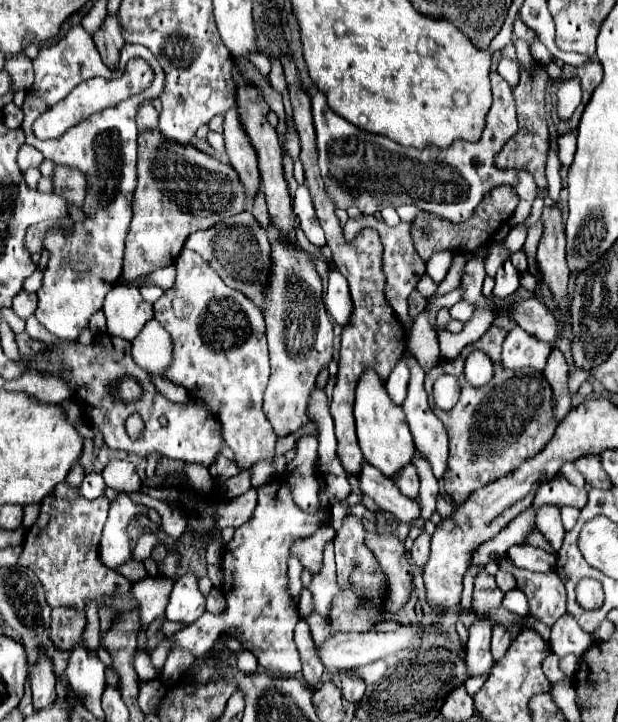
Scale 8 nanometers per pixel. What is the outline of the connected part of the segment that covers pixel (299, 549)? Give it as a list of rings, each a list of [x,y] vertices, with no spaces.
[[[322,525],[314,535],[296,541],[294,549],[290,553],[298,553],[298,557],[302,557],[302,565],[310,571],[310,573],[318,573],[322,569],[322,553],[324,553],[324,545],[328,541],[332,541],[336,535],[336,531],[332,529],[332,525]]]

